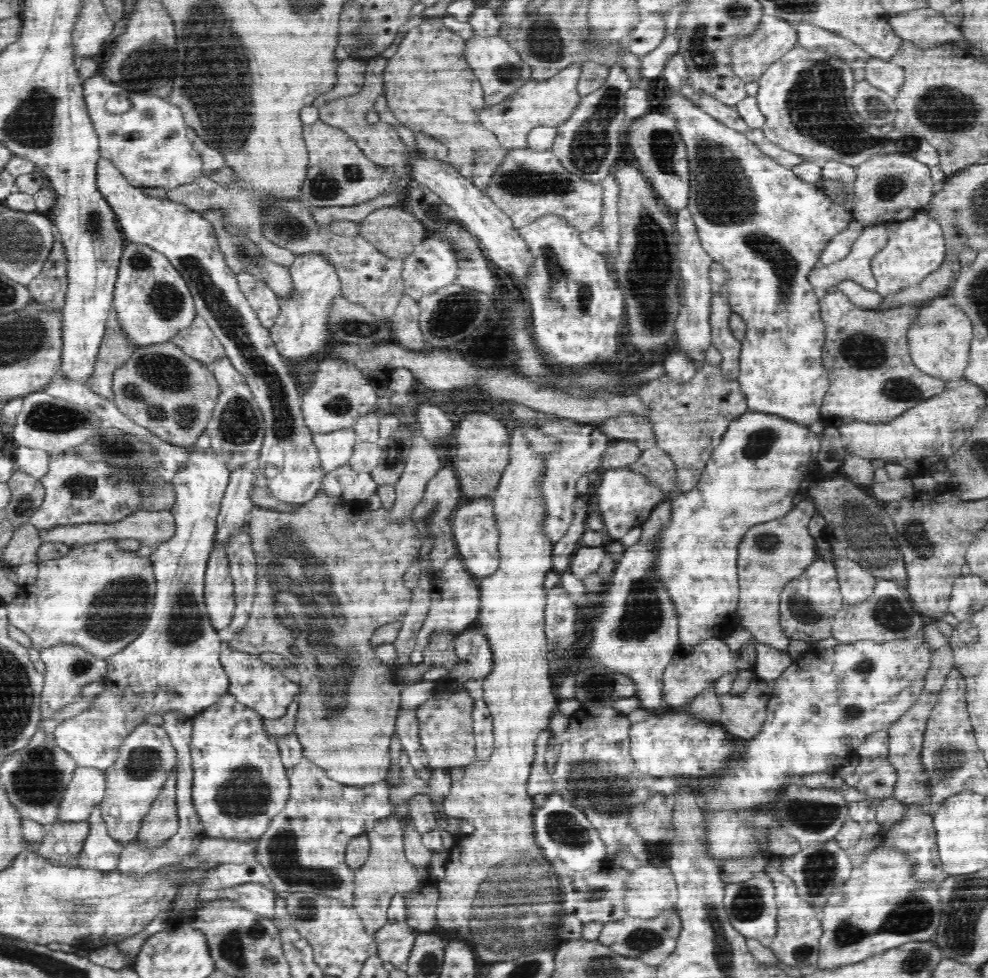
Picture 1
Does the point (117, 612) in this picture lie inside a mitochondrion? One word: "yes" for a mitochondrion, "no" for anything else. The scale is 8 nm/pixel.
yes

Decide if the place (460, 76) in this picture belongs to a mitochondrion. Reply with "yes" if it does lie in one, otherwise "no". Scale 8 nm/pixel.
no

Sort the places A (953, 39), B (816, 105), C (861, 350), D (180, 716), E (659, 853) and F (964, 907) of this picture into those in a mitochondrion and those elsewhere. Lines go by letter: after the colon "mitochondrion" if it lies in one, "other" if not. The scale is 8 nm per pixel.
A: other
B: mitochondrion
C: mitochondrion
D: other
E: other
F: mitochondrion

